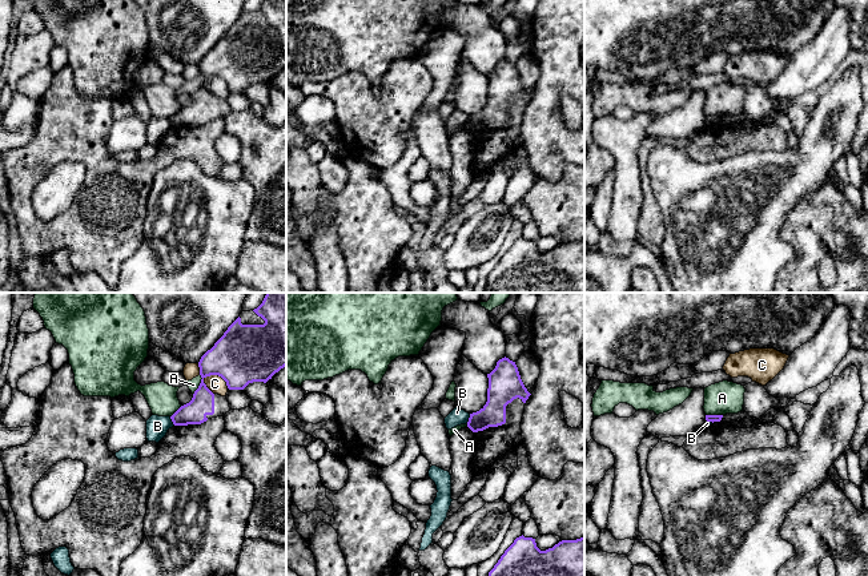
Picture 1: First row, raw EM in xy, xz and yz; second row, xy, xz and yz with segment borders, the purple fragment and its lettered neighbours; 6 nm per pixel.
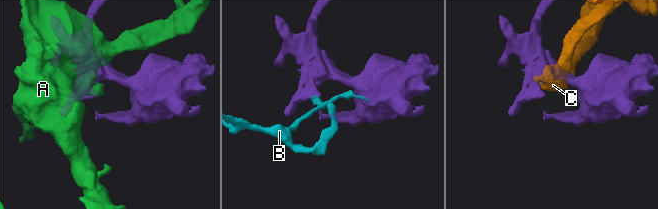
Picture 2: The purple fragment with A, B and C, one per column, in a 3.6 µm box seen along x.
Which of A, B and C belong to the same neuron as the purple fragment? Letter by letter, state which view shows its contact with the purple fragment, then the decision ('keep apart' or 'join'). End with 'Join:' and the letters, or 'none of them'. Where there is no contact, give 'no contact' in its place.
A: meets purple in xy; keep apart
B: meets purple in xz; keep apart
C: meets purple in xy; keep apart
Join: none of them

